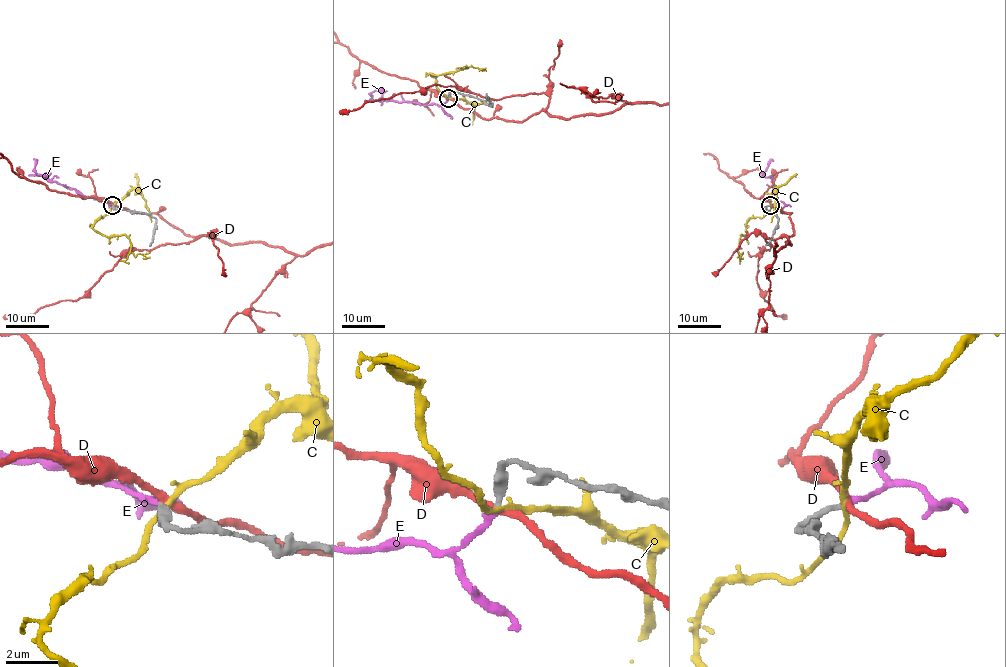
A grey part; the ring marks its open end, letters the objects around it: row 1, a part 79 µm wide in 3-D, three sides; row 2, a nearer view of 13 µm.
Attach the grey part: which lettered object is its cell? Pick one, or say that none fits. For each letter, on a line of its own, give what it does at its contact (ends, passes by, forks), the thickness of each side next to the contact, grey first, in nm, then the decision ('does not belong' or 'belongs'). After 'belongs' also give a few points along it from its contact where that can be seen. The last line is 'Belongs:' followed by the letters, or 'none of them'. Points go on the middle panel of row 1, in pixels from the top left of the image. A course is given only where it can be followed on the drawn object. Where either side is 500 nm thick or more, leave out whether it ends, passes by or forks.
C: it forks there; 280 nm thick on the grey side, 170 nm on the other; does not belong
D: it passes by; 280 nm thick on the grey side, 280 nm on the other; does not belong
E: it ends there; 240 nm thick on the grey side, 240 nm on the other; belongs; it runs (448, 98), (441, 105), (418, 105), (384, 100), (382, 93), (376, 91), (370, 99)
Belongs: E

